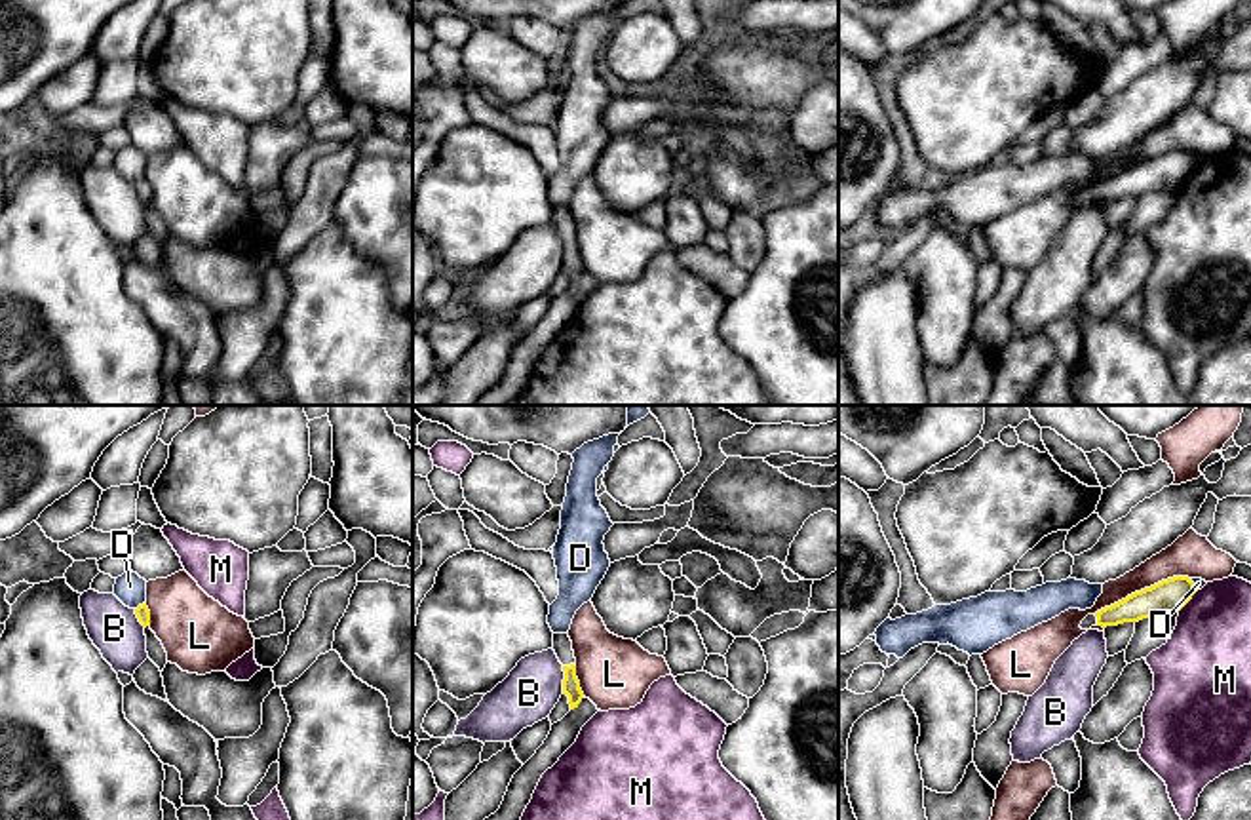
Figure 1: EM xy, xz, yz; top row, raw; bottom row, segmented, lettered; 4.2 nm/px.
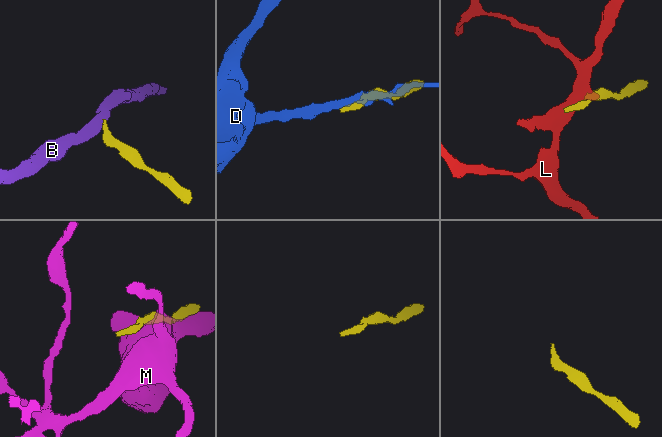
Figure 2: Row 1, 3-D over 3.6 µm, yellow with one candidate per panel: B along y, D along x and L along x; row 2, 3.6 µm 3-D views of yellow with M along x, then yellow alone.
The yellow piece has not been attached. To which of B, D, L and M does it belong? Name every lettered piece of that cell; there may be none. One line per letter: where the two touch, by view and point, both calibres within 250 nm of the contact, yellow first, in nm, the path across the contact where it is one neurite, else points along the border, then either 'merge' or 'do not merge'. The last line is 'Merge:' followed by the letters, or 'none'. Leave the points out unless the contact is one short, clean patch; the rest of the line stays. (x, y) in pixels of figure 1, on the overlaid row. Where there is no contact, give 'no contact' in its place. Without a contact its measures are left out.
B: contact xz (563, 680); calibres 80 and 240 nm; border xz (561, 666), (563, 693); do not merge
D: contact xy (139, 605); calibres 60 and 140 nm; border xy (143, 602), (135, 609); do not merge
L: contact yz (1141, 590); calibres 140 and 180 nm; do not merge
M: contact yz (1187, 602); calibres 140 and 360 nm; do not merge
Merge: none

